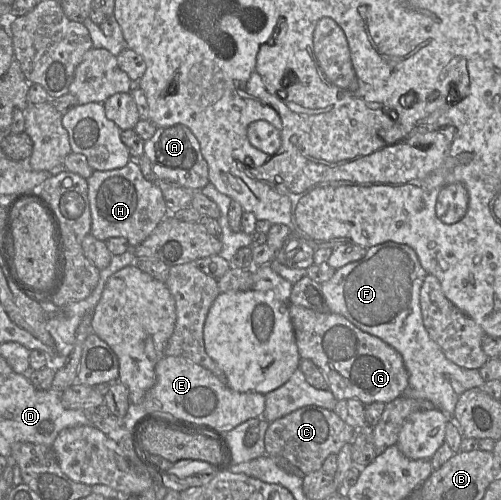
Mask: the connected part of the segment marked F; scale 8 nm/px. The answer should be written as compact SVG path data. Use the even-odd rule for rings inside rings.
M387 241L367 248L362 259L336 269L330 280L321 283L321 290L330 312L345 317L360 330L380 338L401 354L409 375L408 386L401 396L430 401L448 419L450 416L453 417L460 397L451 387L450 379L460 382L465 390L482 388L485 381L478 369L466 369L447 359L425 329L420 307L420 292L427 274L416 252L410 246Z

